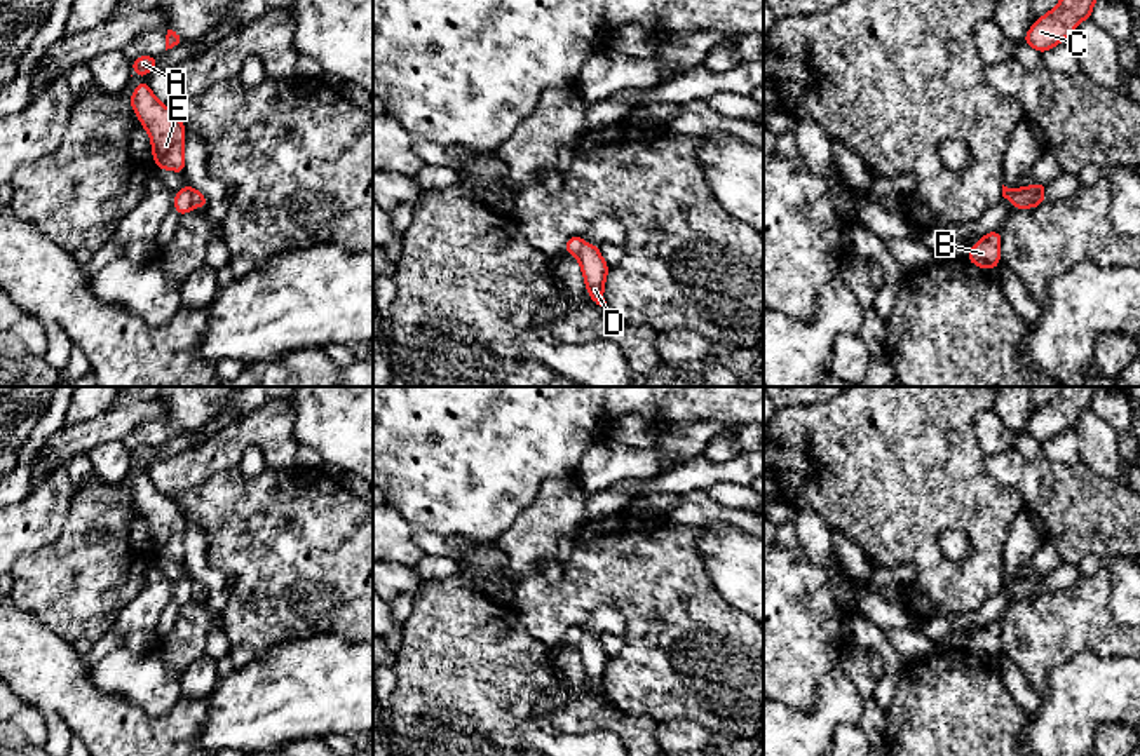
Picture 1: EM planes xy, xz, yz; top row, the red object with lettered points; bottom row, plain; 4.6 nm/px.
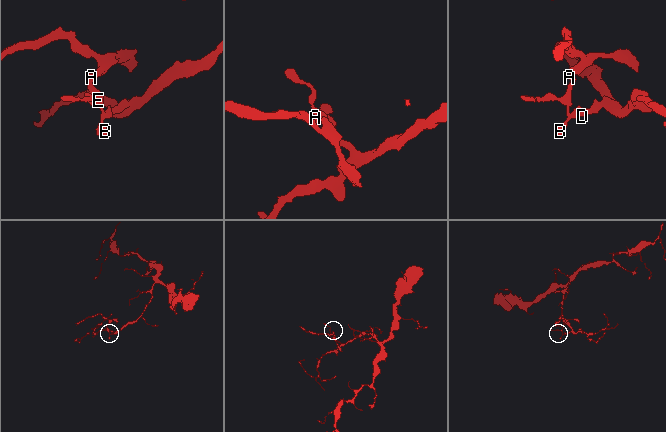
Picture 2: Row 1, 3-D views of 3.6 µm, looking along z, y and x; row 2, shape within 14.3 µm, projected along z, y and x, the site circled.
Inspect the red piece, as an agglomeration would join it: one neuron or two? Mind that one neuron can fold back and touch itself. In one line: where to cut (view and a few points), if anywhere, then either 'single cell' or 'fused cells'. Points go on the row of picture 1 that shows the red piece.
cut in xy along (194, 190), (190, 204); fused cells

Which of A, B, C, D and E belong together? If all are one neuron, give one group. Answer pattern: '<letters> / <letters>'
A B C E / D

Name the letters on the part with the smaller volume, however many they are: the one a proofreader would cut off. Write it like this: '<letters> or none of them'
A, B, C, E

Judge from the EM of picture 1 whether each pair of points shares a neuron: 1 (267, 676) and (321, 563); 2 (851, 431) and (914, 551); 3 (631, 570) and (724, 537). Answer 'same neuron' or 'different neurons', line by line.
1: different neurons
2: same neuron
3: different neurons

